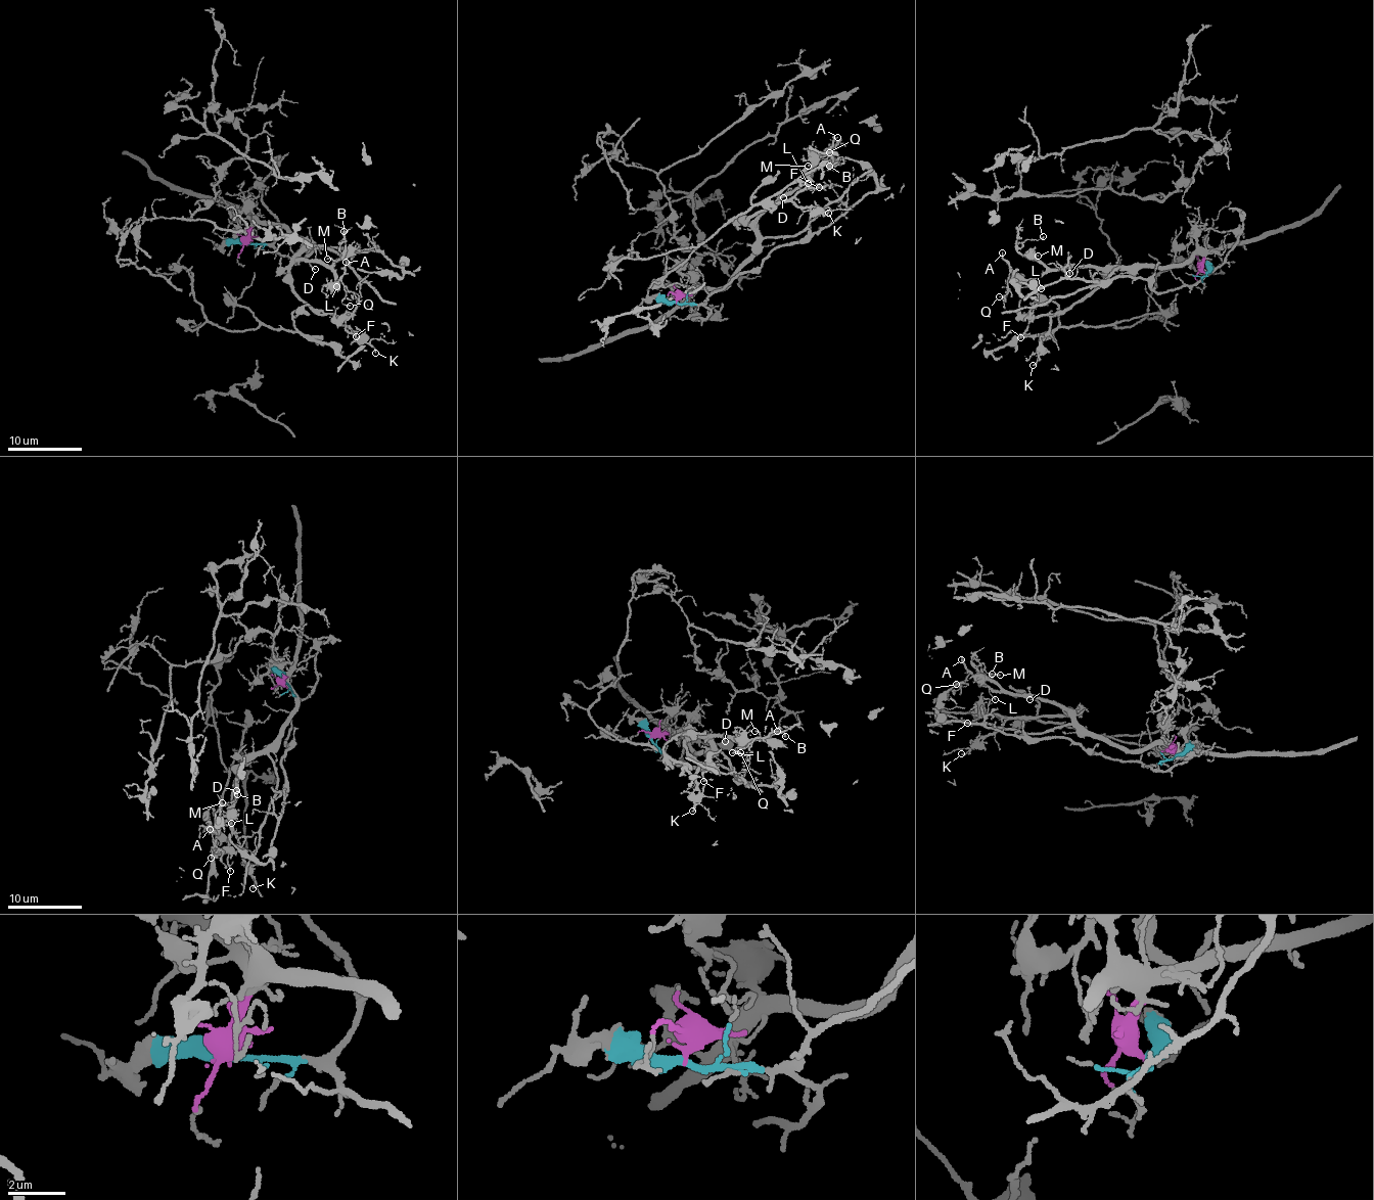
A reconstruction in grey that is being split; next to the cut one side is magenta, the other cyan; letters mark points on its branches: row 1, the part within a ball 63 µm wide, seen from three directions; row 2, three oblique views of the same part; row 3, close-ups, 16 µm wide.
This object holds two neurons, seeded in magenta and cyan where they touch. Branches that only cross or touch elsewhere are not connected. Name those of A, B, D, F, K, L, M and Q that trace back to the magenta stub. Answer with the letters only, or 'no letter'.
A, B, D, F, K, L, M, Q

